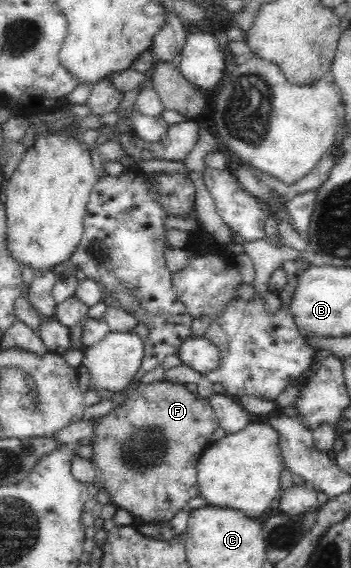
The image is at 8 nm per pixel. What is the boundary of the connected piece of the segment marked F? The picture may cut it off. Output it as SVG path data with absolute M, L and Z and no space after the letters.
M166 379L154 381L148 384L140 384L139 388L132 392L120 405L116 406L109 414L97 417L93 421L93 432L90 437L89 446L92 448L91 462L94 466L96 475L95 485L104 488L105 492L110 496L111 503L116 505L117 509L124 509L132 516L138 517L144 523L168 524L175 517L181 508L186 508L188 500L199 494L197 481L197 465L202 452L211 444L215 429L220 427L218 418L210 406L210 402L204 396L192 394L184 384L171 382Z

